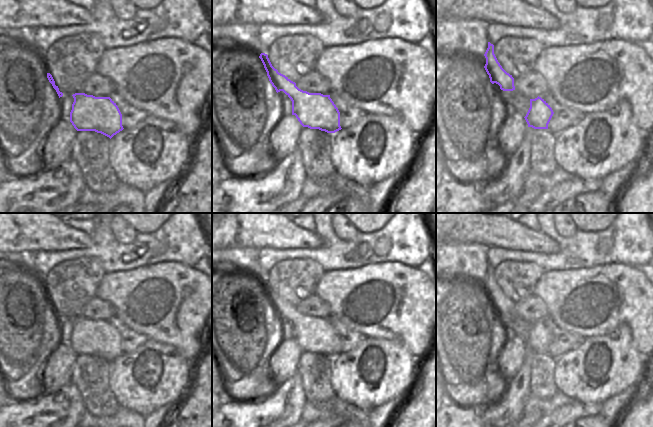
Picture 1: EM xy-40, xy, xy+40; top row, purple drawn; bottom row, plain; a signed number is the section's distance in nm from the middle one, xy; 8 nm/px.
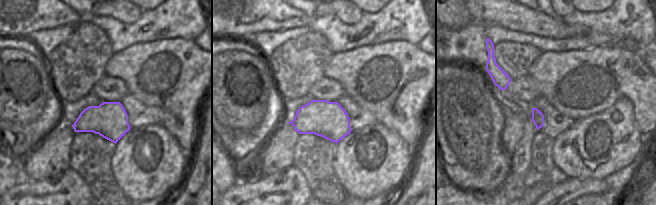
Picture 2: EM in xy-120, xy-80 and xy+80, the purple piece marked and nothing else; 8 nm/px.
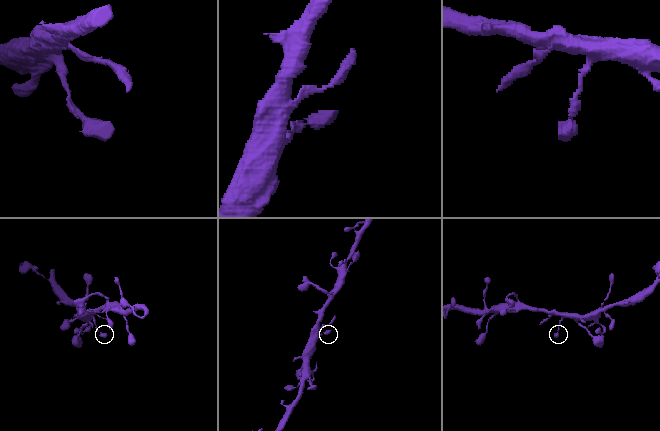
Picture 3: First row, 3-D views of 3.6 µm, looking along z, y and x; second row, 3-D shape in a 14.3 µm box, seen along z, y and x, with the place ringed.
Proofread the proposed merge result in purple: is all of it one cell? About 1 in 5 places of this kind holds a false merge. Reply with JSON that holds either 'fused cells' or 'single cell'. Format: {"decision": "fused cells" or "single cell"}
{"decision": "single cell"}

